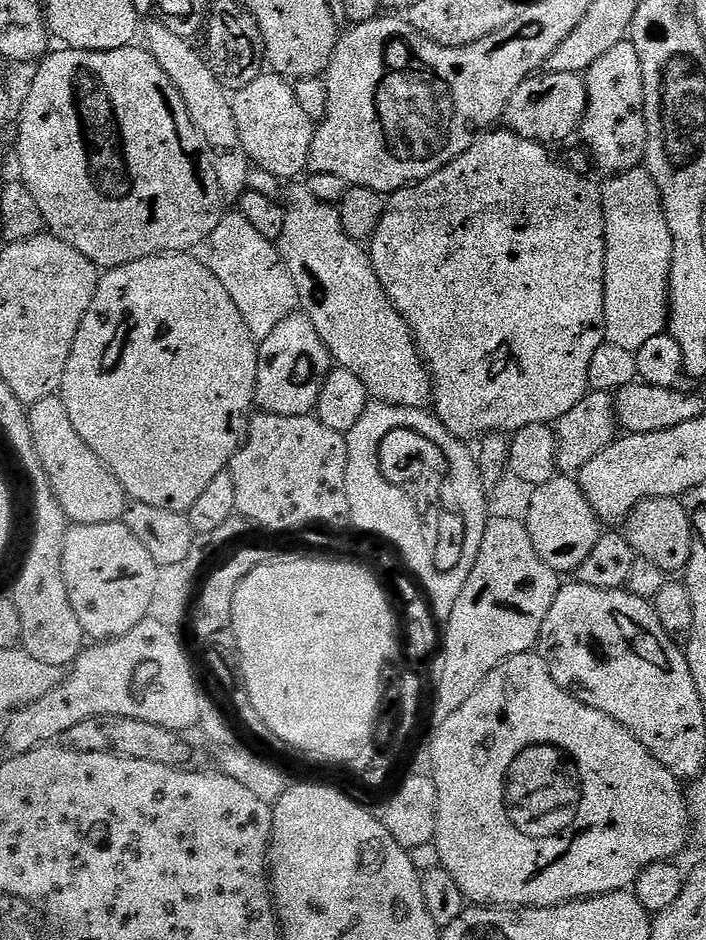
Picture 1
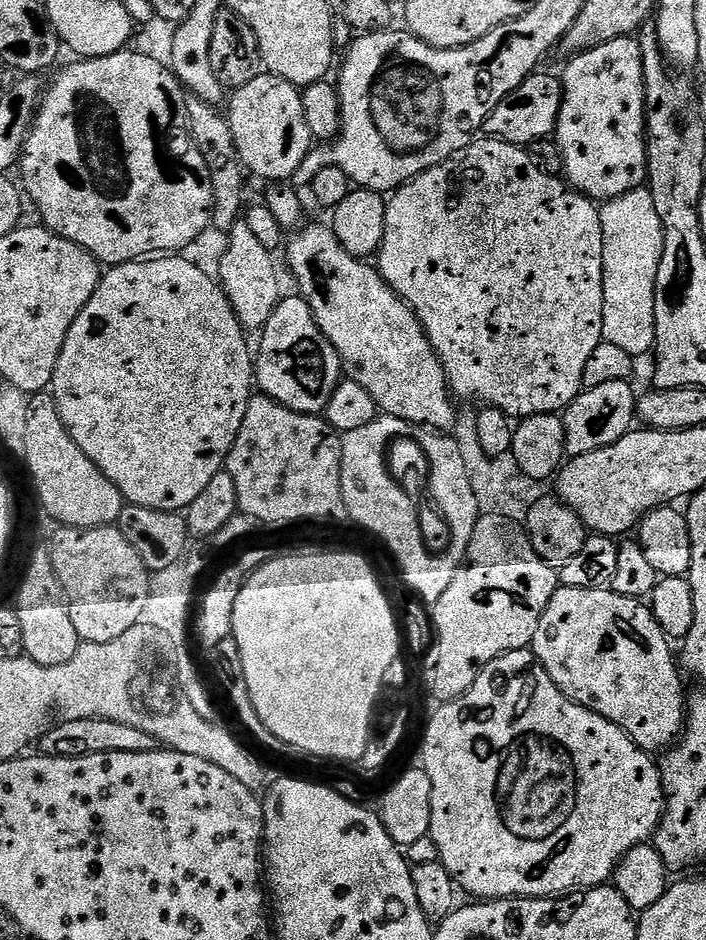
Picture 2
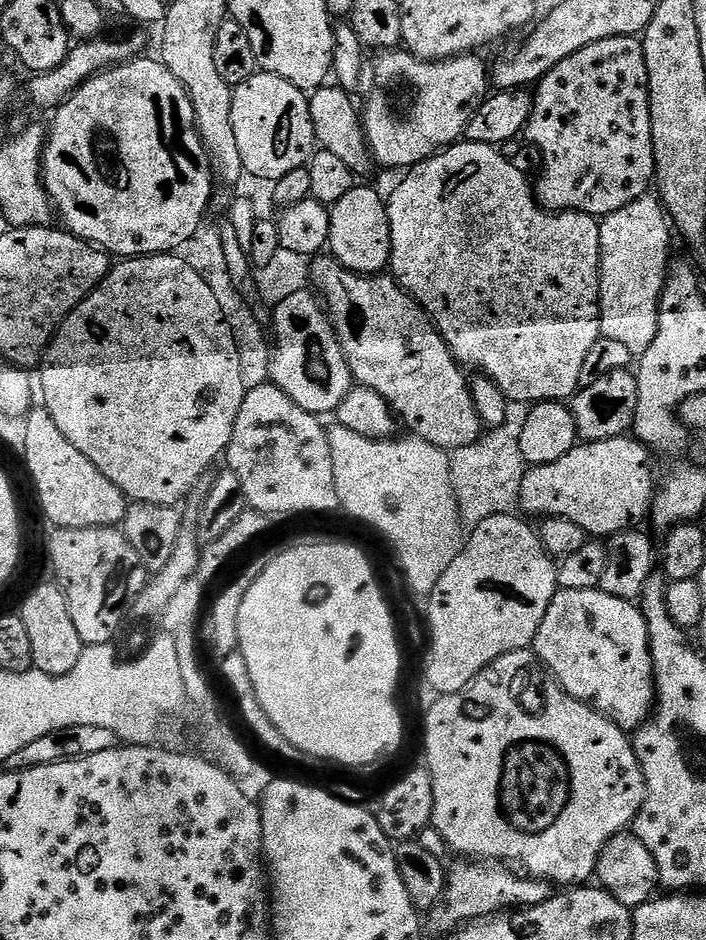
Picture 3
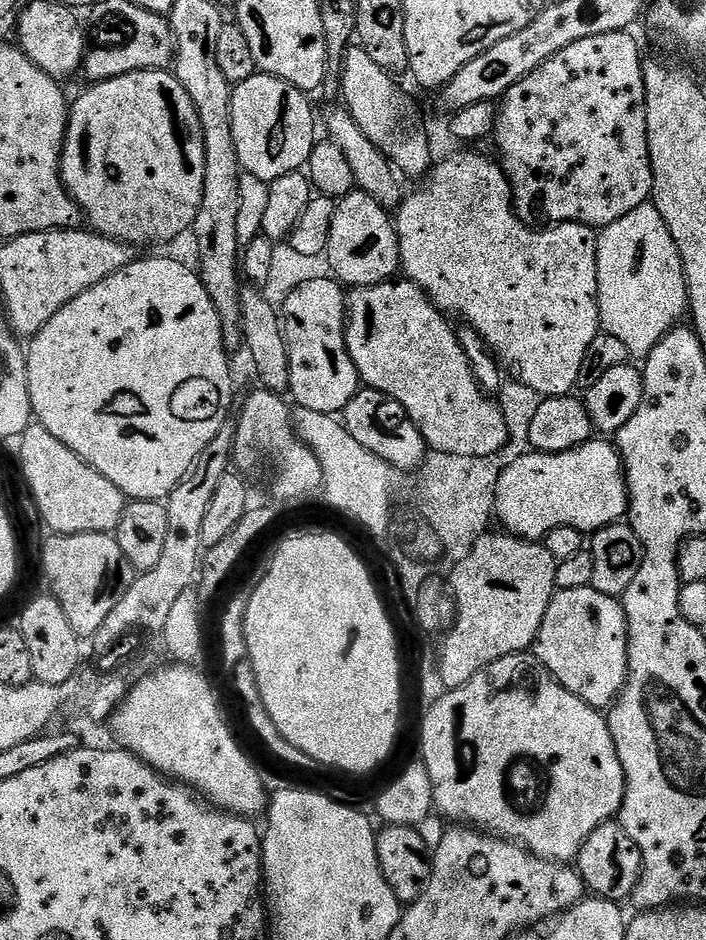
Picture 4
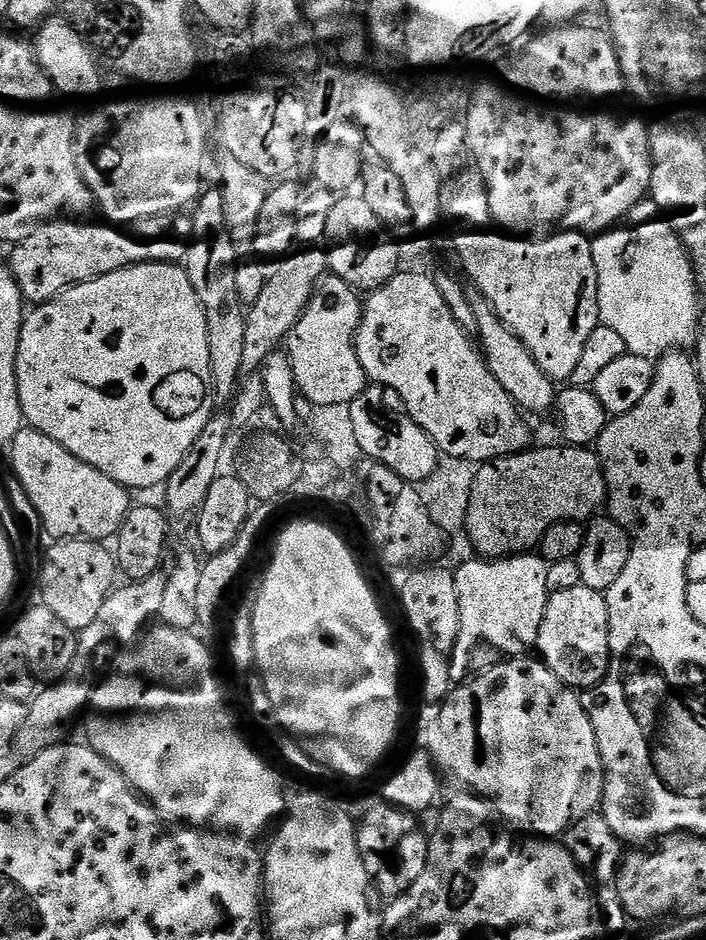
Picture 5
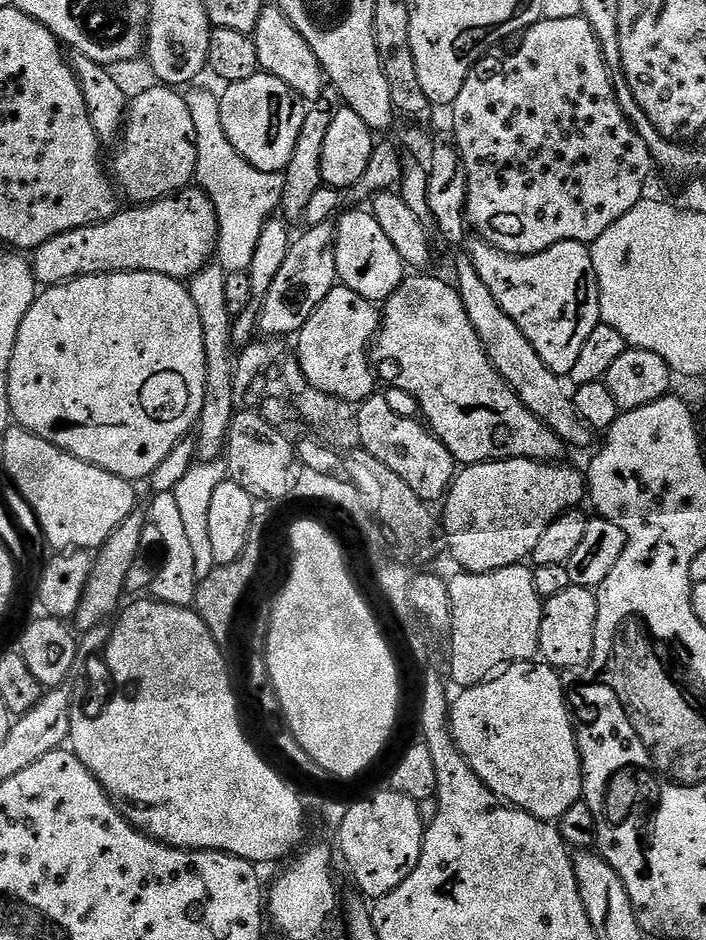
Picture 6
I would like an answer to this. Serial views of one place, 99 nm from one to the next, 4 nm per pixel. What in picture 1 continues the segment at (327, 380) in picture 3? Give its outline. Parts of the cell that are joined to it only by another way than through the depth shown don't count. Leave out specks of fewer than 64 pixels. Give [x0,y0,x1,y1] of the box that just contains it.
[256,314,334,416]

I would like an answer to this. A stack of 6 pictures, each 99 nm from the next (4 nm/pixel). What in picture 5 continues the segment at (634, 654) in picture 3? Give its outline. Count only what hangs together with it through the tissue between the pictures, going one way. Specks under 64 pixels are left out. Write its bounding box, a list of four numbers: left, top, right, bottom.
[535,584,608,690]

